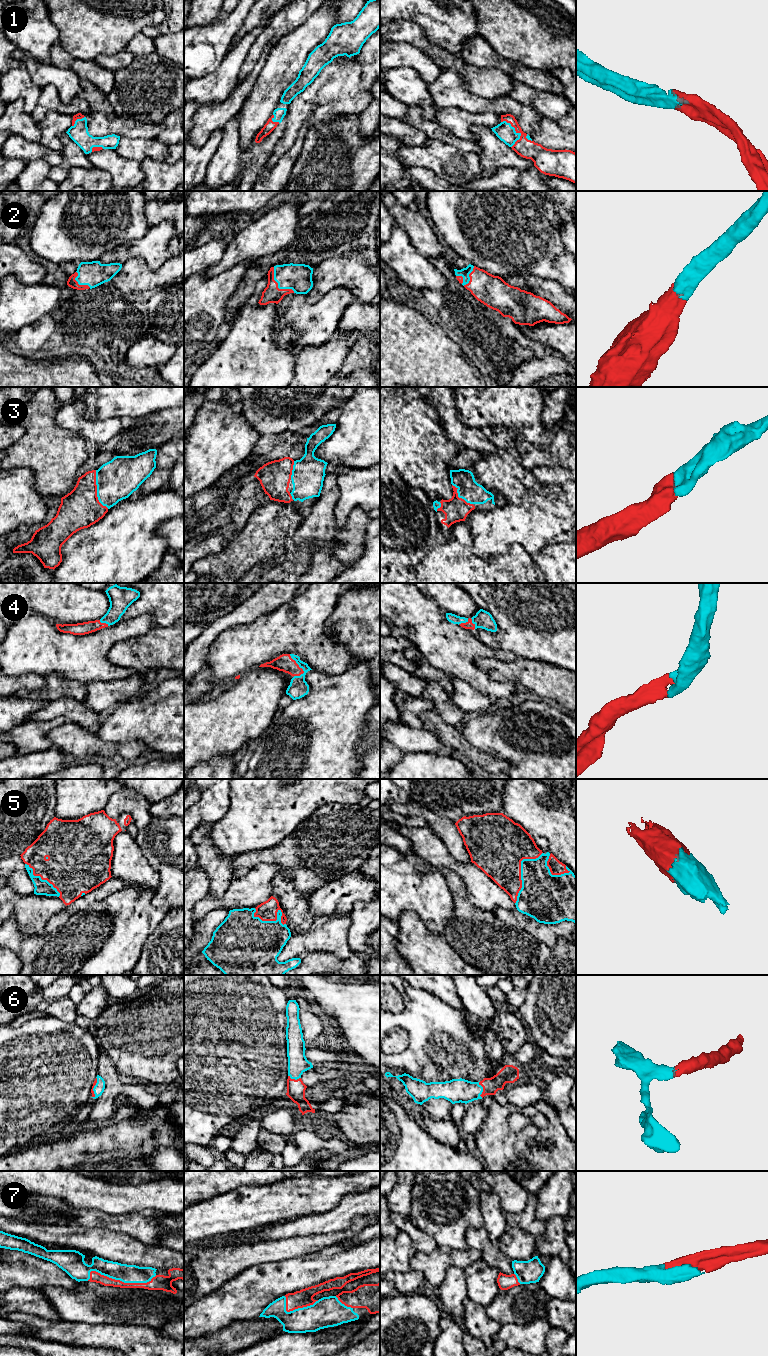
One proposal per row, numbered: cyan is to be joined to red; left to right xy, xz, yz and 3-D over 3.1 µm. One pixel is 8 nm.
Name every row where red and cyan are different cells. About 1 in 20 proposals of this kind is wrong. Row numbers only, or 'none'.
none

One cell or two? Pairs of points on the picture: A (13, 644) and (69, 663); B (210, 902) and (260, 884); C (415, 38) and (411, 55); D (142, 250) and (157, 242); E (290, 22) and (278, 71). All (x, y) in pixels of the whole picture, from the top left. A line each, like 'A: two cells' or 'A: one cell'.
A: one cell
B: one cell
C: two cells
D: one cell
E: two cells

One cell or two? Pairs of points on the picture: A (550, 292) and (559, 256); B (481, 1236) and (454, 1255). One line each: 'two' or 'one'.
A: two
B: two

